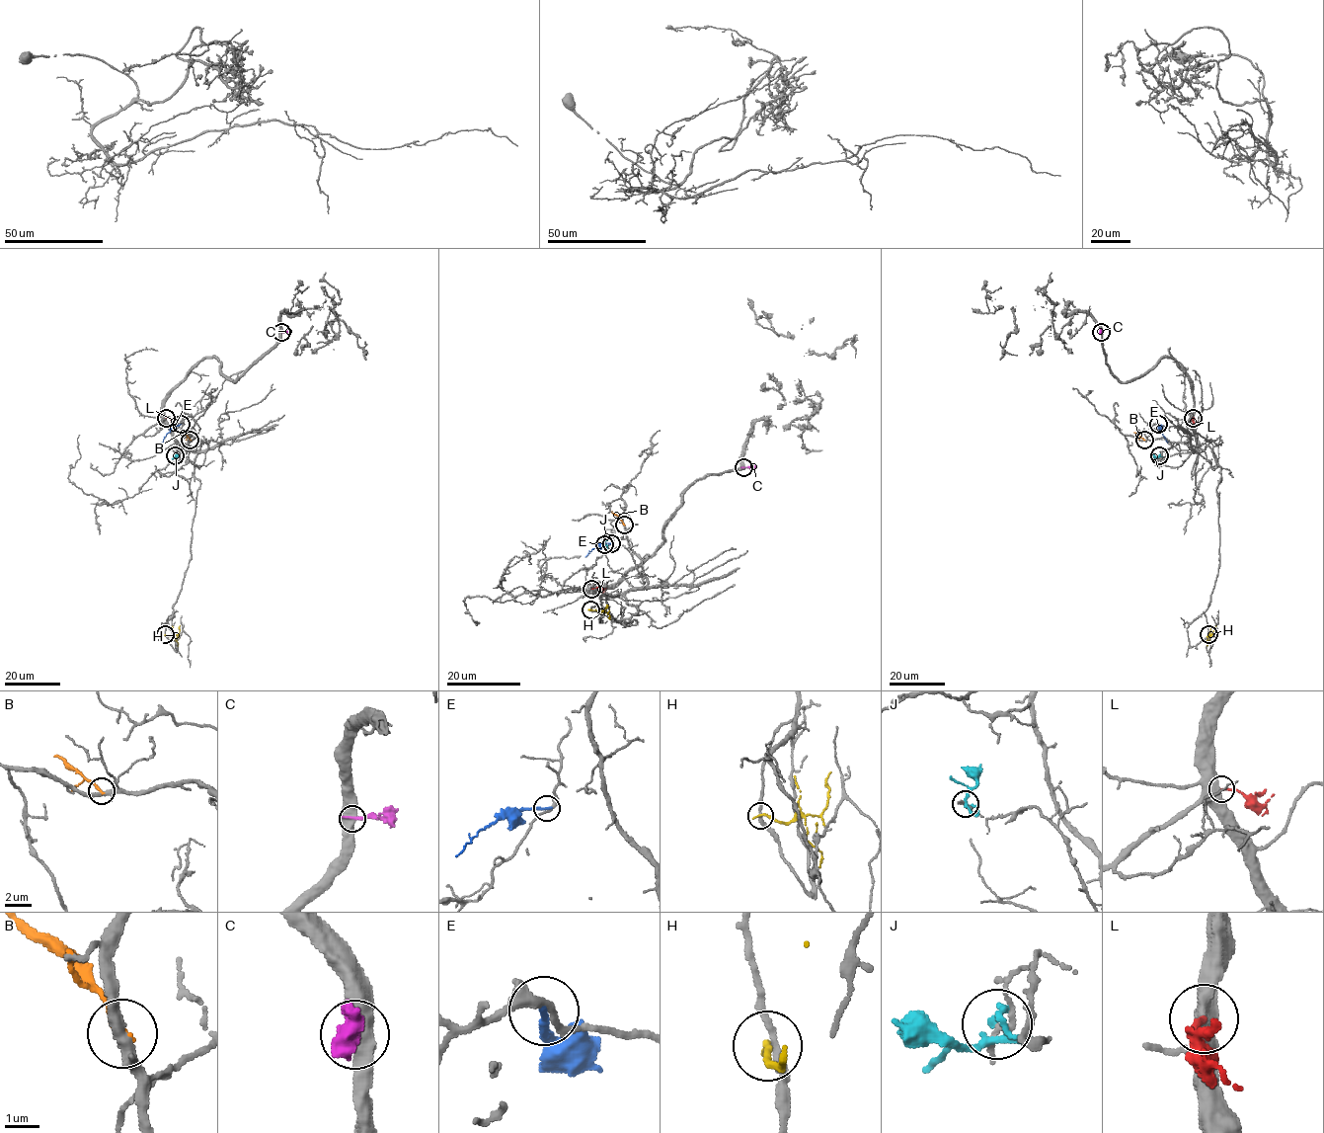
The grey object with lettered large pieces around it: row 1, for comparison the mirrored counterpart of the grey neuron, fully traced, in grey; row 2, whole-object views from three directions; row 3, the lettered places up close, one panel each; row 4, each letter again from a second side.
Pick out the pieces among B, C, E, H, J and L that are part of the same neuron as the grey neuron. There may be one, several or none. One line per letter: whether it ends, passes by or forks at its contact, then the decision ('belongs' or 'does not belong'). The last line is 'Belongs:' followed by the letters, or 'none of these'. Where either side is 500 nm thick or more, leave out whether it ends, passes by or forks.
B: it ends | does not belong
C: does not belong
E: it ends | does not belong
H: it ends | does not belong
J: it ends | does not belong
L: does not belong
Belongs: none of these

